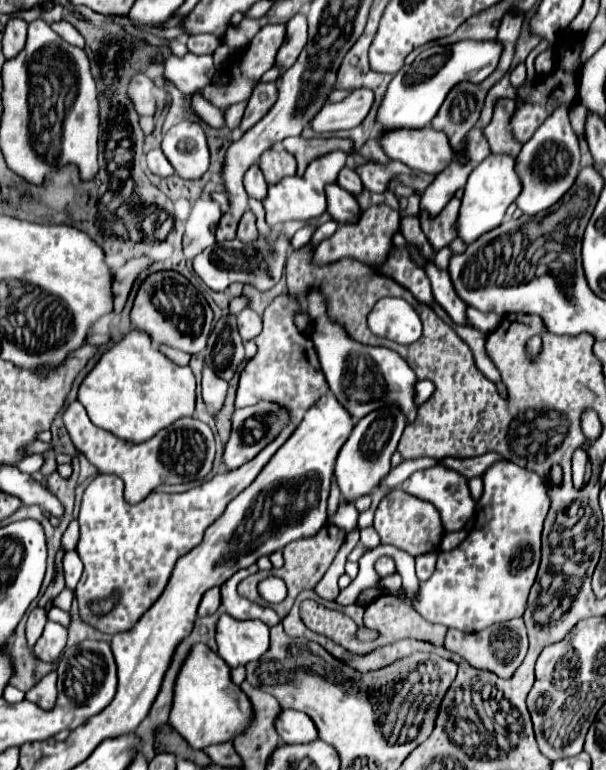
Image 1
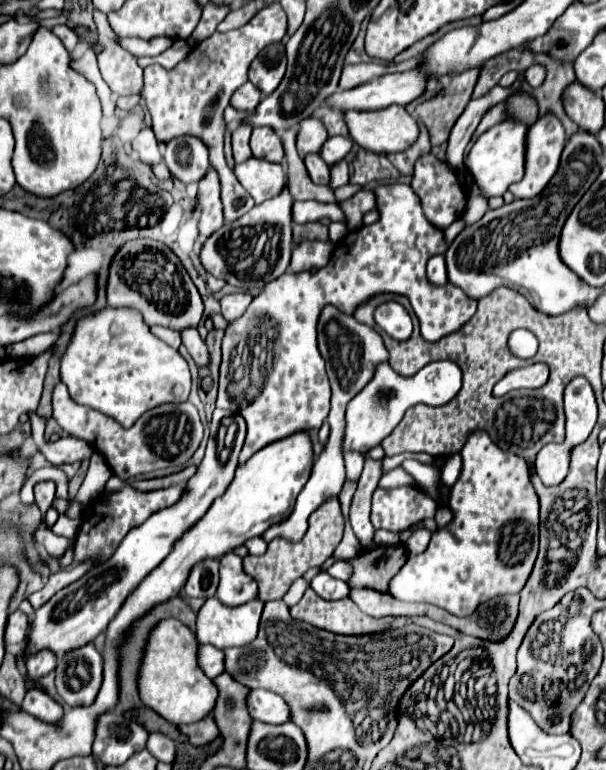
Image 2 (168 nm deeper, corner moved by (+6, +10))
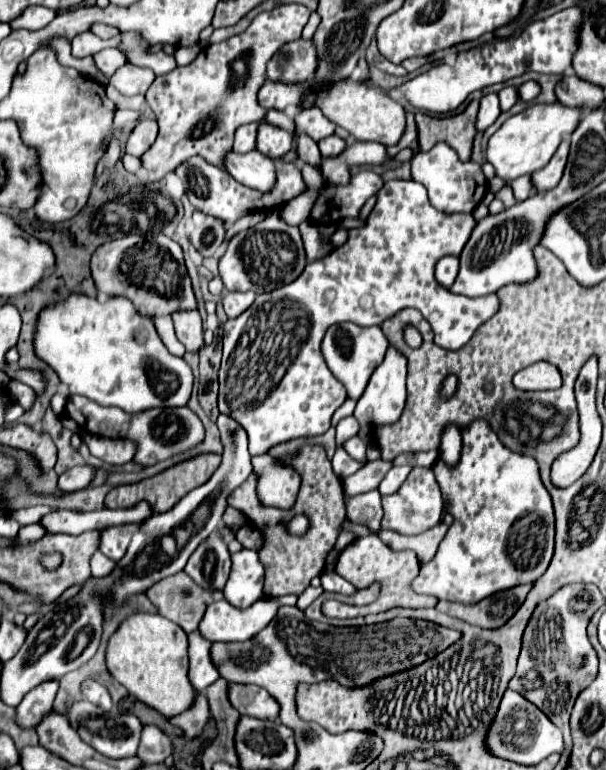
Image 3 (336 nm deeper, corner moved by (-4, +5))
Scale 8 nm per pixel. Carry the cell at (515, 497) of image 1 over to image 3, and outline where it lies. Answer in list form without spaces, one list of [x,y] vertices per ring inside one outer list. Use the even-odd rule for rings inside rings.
[[[478,420],[462,428],[462,452],[458,464],[448,466],[444,460],[436,460],[432,468],[442,490],[446,512],[454,516],[454,522],[440,542],[434,560],[424,564],[418,578],[413,580],[414,592],[434,594],[440,600],[476,604],[494,592],[536,582],[546,572],[554,554],[552,498],[540,480],[538,462],[526,454],[518,454],[506,448],[490,424],[486,420]]]

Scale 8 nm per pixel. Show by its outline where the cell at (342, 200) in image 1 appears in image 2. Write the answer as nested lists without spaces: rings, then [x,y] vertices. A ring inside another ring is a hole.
[[[308,155],[306,157],[306,169],[308,169],[310,179],[314,183],[330,185],[330,167],[318,155]]]

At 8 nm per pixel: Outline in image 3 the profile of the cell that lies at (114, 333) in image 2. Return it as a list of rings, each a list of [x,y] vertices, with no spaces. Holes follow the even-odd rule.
[[[70,294],[62,302],[46,304],[38,314],[32,346],[34,354],[58,374],[62,384],[68,386],[70,394],[86,396],[100,406],[116,406],[128,414],[136,414],[156,406],[186,406],[192,394],[194,376],[190,366],[182,358],[166,350],[152,320],[140,316],[134,304],[124,296],[114,296],[106,302],[98,302],[96,298],[90,298],[86,294]]]

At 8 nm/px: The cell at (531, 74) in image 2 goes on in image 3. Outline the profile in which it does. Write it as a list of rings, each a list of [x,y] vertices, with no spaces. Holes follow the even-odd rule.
[[[528,82],[528,84],[522,84],[522,86],[518,88],[518,96],[520,96],[520,100],[524,100],[524,102],[532,102],[538,94],[540,94],[540,86],[538,86],[536,82]]]

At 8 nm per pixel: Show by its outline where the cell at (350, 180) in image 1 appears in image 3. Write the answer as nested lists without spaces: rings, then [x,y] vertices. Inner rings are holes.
[[[332,134],[330,138],[322,138],[322,142],[318,142],[318,148],[320,148],[322,158],[332,158],[332,156],[338,156],[346,148],[346,142],[338,138],[336,134]]]

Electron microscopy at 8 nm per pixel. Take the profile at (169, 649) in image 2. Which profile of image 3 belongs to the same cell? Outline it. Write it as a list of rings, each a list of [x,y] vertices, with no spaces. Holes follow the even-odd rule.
[[[134,612],[110,636],[106,646],[106,668],[140,702],[166,718],[190,708],[196,690],[188,680],[188,638],[174,622],[158,614]]]

